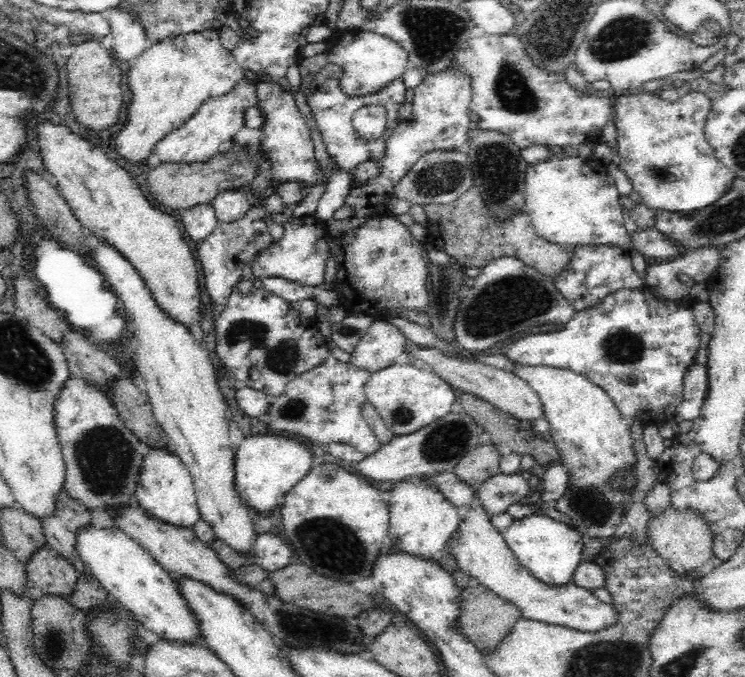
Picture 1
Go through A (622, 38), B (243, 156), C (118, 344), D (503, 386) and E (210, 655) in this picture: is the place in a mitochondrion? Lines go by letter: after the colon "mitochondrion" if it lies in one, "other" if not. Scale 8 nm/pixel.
A: mitochondrion
B: mitochondrion
C: other
D: other
E: other

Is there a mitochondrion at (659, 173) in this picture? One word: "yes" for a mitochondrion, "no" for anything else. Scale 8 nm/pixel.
yes

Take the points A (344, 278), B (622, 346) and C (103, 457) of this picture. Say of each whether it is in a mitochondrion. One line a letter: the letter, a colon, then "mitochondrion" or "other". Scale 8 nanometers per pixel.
A: mitochondrion
B: mitochondrion
C: mitochondrion

